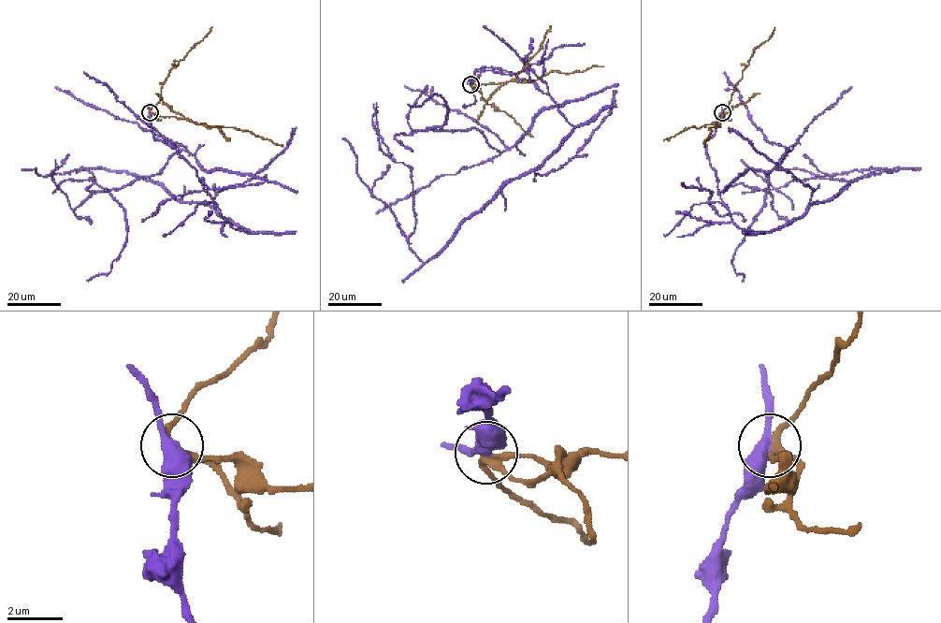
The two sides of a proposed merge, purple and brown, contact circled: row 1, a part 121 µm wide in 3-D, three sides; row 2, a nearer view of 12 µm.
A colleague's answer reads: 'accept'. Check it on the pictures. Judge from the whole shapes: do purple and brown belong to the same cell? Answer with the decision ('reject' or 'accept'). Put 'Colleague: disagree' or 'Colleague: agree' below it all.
reject
Colleague: disagree

